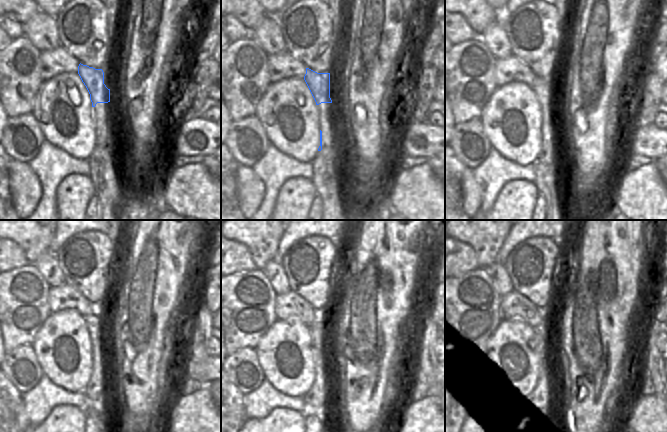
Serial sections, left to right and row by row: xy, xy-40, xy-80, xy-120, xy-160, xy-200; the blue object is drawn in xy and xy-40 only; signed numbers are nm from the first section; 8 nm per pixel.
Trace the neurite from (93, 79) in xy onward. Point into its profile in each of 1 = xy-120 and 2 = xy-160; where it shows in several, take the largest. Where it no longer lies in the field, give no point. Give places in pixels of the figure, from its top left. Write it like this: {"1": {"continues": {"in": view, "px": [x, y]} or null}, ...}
{"1": {"continues": {"in": "xy-120", "px": [93, 390]}}, "2": {"continues": {"in": "xy-160", "px": [318, 394]}}}

